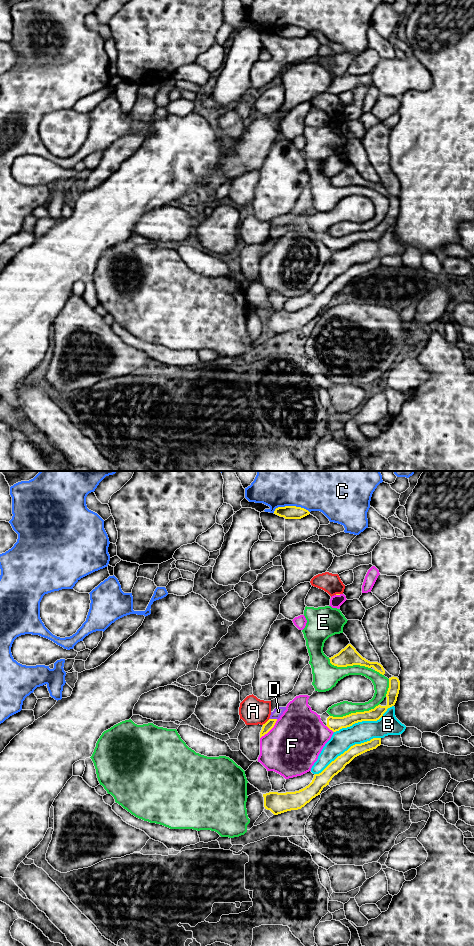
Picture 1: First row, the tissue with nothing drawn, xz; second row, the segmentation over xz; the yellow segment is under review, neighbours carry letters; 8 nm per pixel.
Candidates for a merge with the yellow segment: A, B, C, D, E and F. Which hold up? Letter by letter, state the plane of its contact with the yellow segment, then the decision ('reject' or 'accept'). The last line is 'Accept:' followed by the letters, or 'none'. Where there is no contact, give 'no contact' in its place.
A: meets yellow in xz; reject
B: meets yellow in xz; reject
C: meets yellow in xz; reject
D: meets yellow in xz; reject
E: meets yellow in xz; reject
F: meets yellow in xz; reject
Accept: none

